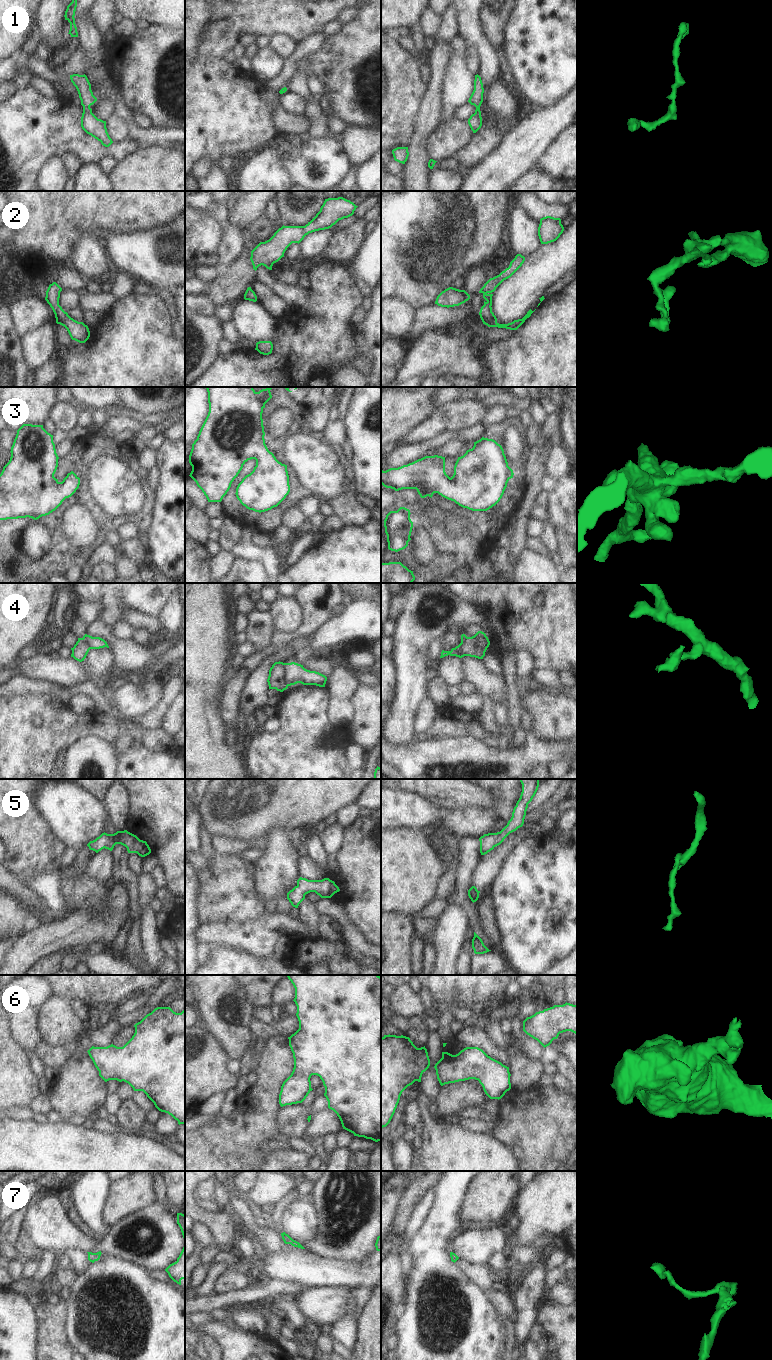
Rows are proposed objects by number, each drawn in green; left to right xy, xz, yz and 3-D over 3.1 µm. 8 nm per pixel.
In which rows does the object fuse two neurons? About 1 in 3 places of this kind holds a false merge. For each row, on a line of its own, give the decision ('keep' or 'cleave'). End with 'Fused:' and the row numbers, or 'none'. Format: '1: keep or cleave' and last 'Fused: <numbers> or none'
1: keep
2: keep
3: keep
4: cleave
5: keep
6: keep
7: keep
Fused: 4

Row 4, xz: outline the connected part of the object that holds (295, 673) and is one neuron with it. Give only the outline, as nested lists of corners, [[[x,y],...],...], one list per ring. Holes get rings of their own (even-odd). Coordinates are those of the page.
[[[295,662],[284,663],[283,668],[288,686],[301,683],[303,685],[325,687],[327,677],[319,672],[307,670],[303,665]]]

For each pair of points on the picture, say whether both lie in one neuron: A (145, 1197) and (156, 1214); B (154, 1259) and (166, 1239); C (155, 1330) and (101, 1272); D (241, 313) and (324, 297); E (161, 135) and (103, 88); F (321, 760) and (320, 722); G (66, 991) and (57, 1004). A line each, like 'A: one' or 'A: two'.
A: two
B: one
C: one
D: two
E: one
F: one
G: two

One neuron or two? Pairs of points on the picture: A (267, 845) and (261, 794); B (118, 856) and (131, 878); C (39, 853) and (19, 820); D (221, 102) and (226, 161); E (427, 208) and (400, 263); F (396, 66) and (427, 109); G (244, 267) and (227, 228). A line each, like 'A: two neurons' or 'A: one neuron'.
A: two neurons
B: one neuron
C: one neuron
D: two neurons
E: one neuron
F: two neurons
G: two neurons

